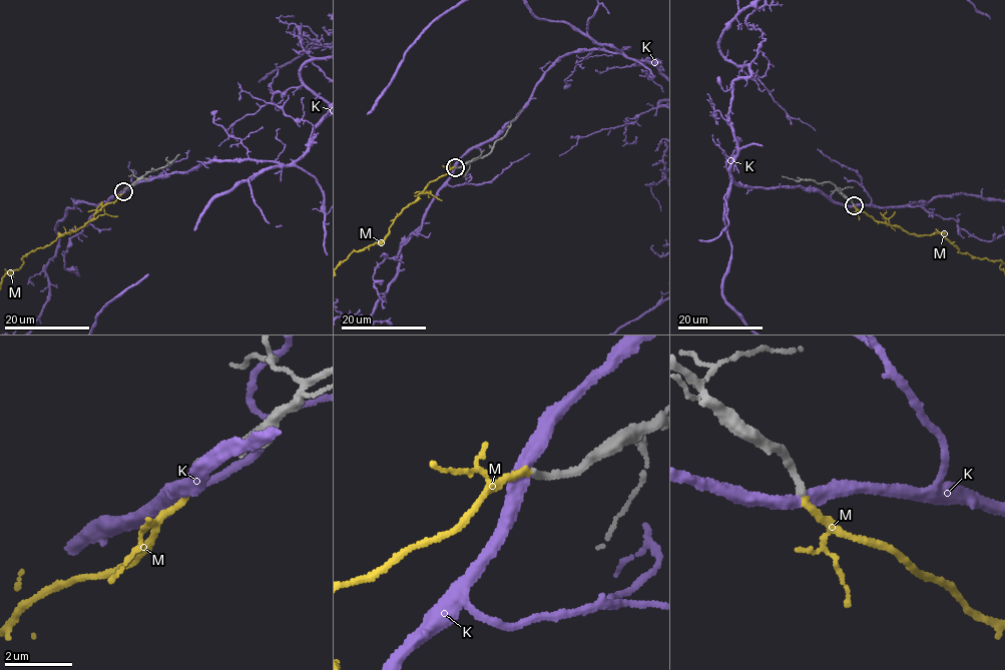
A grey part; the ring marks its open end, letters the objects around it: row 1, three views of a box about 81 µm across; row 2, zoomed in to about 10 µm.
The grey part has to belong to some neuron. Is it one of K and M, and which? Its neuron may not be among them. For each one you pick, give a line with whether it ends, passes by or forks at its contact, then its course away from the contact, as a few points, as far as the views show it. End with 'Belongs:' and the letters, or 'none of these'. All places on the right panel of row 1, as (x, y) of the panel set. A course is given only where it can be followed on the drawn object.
M: it ends there
Belongs: M

